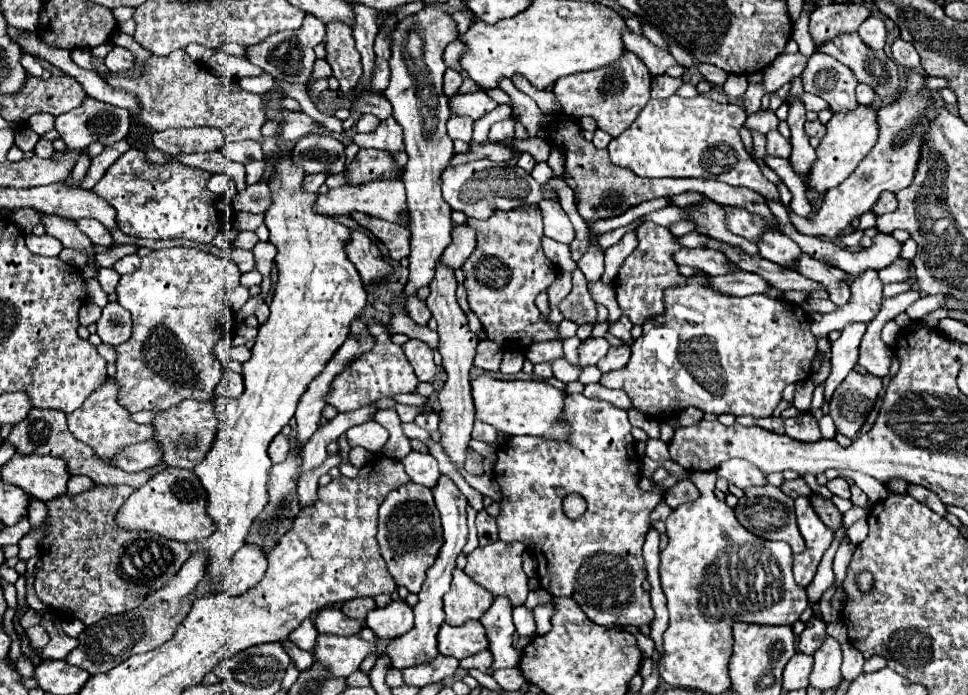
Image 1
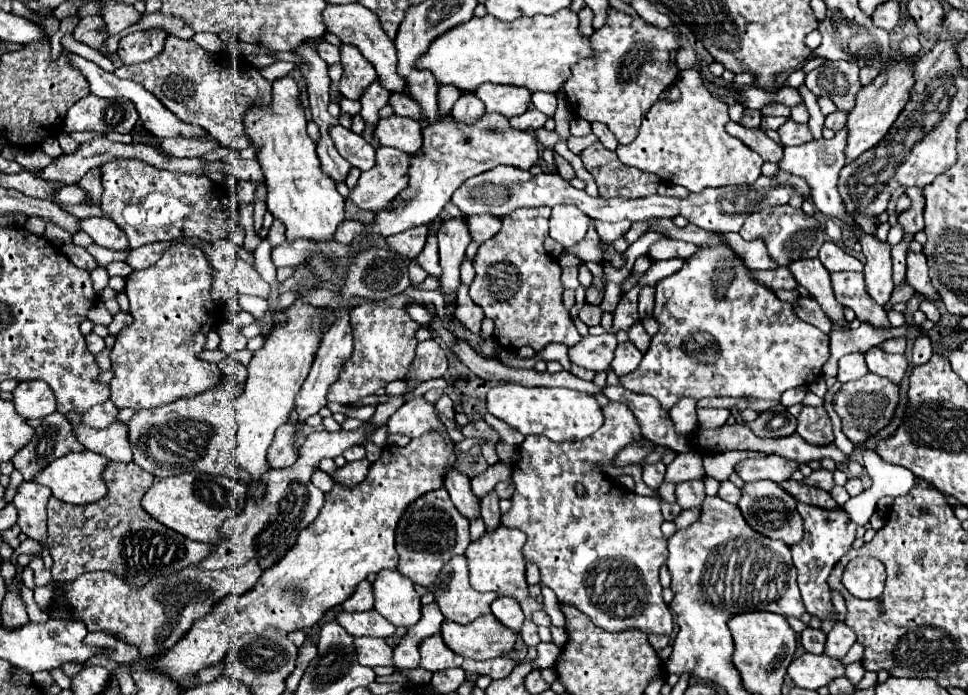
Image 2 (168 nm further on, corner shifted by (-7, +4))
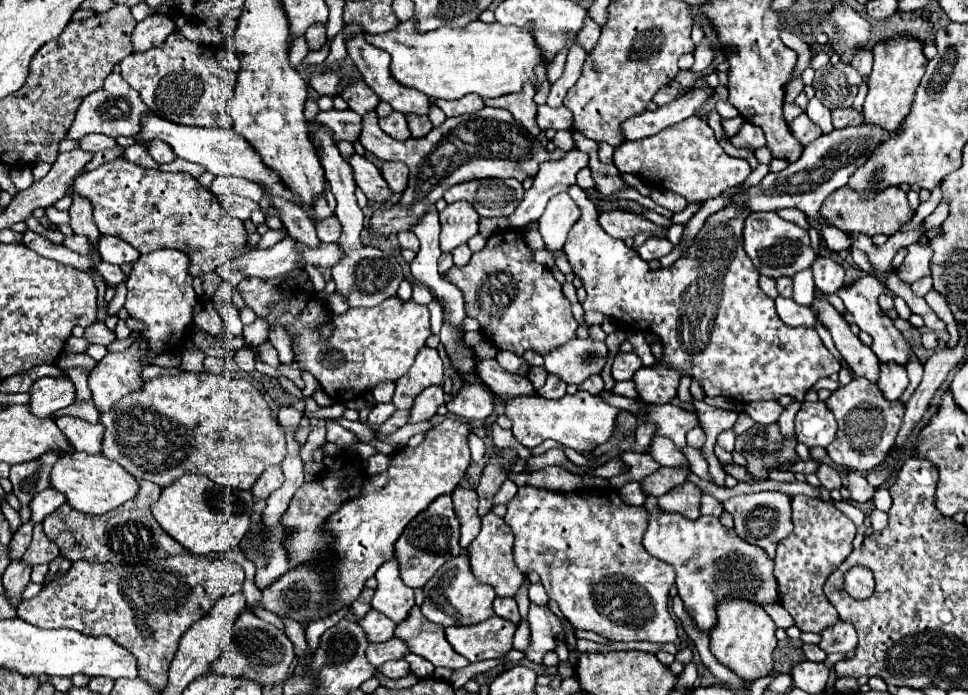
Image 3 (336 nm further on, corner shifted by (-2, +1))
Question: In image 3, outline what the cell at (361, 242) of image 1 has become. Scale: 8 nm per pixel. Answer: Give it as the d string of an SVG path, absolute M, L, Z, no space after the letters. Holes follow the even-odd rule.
M335 215L317 221L315 229L317 229L317 237L323 243L335 243L339 239L339 235L341 235L341 225L339 225L339 221L337 221Z

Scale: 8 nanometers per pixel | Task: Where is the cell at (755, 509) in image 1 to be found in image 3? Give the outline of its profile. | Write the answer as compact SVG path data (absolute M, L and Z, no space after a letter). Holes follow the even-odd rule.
M761 491L761 493L753 493L753 495L737 495L737 497L731 497L729 501L725 501L725 509L733 515L737 537L745 539L747 543L751 543L755 547L761 547L769 555L769 559L775 559L777 543L793 531L791 501L783 493Z

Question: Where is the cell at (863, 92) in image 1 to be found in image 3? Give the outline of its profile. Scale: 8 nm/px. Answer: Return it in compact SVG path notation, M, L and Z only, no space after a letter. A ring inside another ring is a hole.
M871 49L865 51L857 51L857 55L853 55L853 63L851 63L863 77L871 73L871 65L873 65L873 55Z

